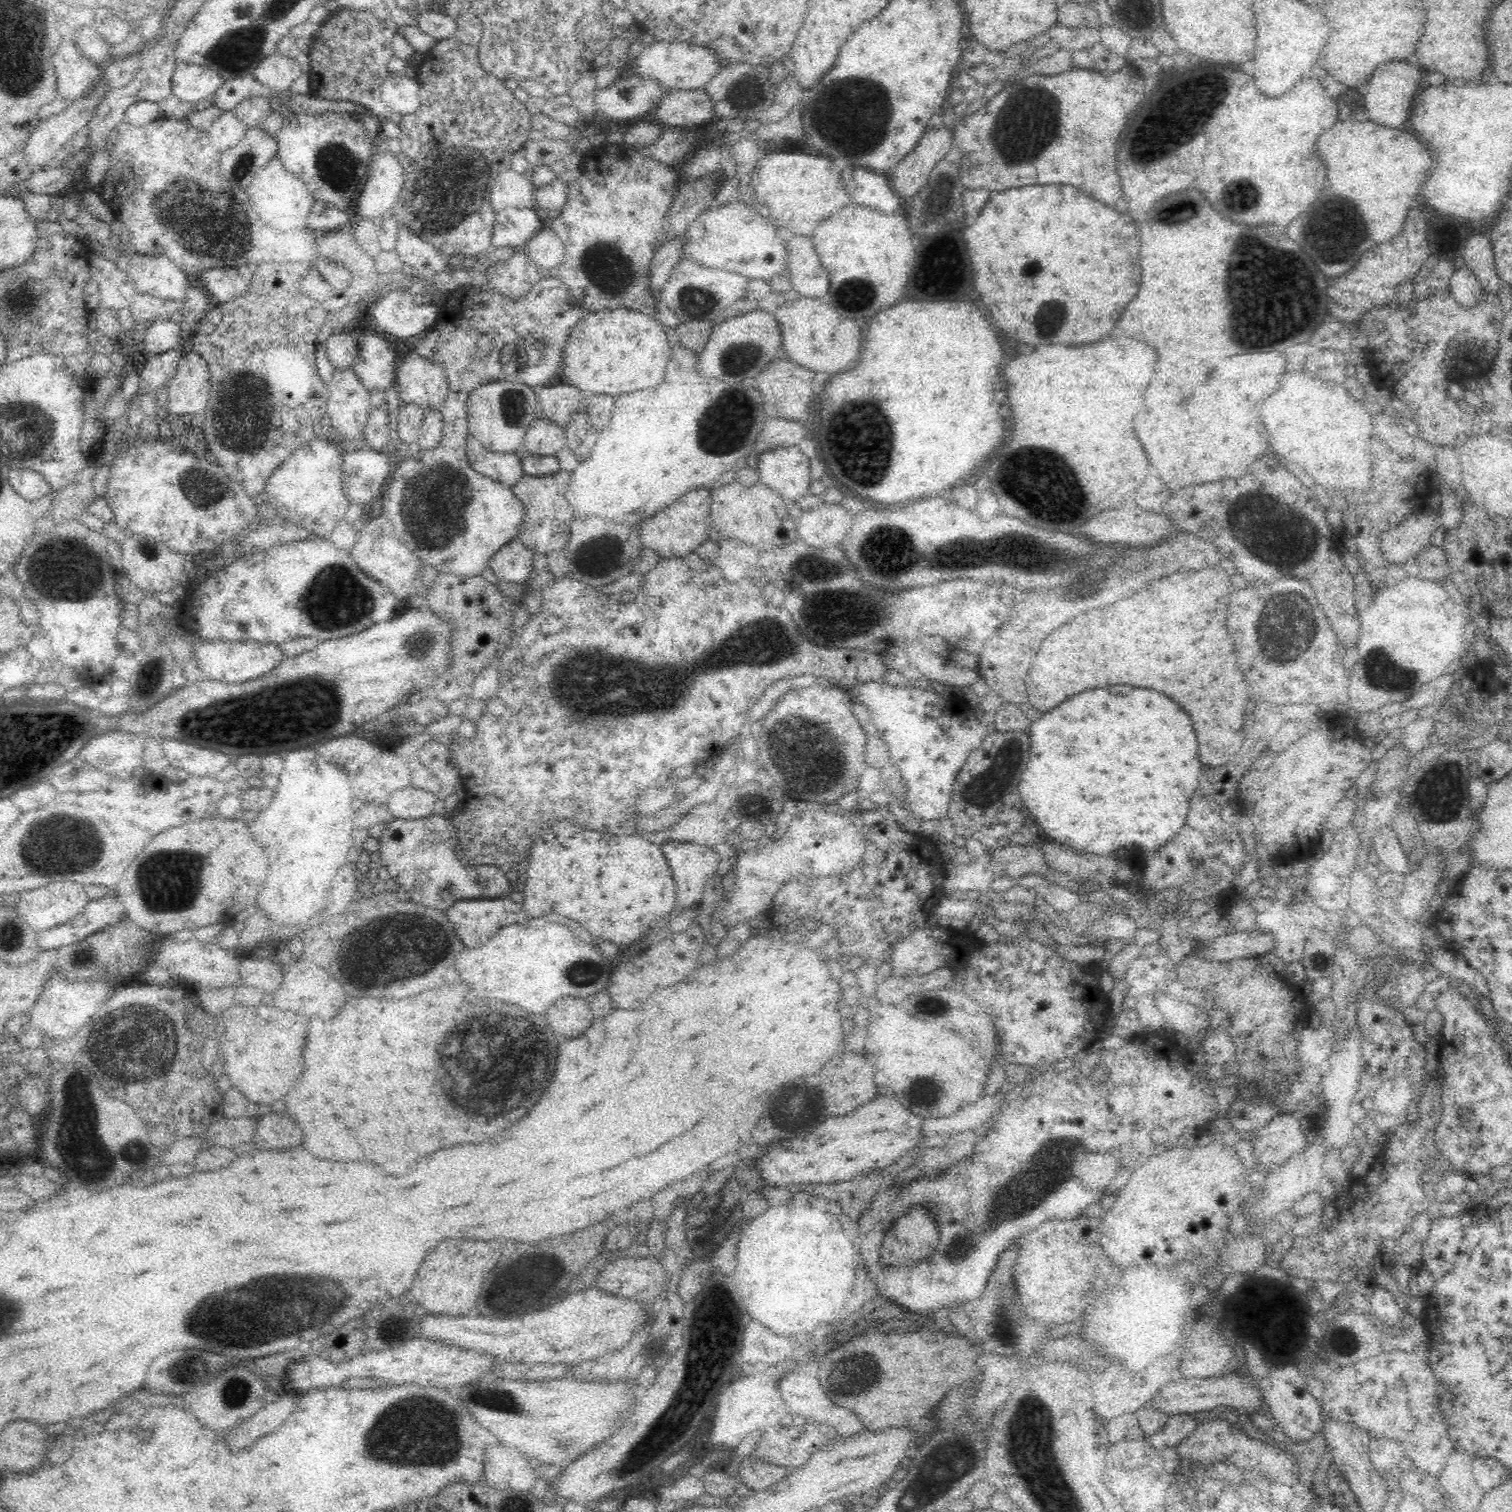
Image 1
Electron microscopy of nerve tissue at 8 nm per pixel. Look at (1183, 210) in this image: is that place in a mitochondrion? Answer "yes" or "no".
yes

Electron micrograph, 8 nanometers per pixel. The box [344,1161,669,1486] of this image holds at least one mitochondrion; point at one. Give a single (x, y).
(418, 1429)

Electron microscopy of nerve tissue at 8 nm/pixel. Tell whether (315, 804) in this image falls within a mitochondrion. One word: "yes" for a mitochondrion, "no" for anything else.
no

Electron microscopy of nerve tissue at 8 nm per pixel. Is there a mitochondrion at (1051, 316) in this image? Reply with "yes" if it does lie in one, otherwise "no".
yes

